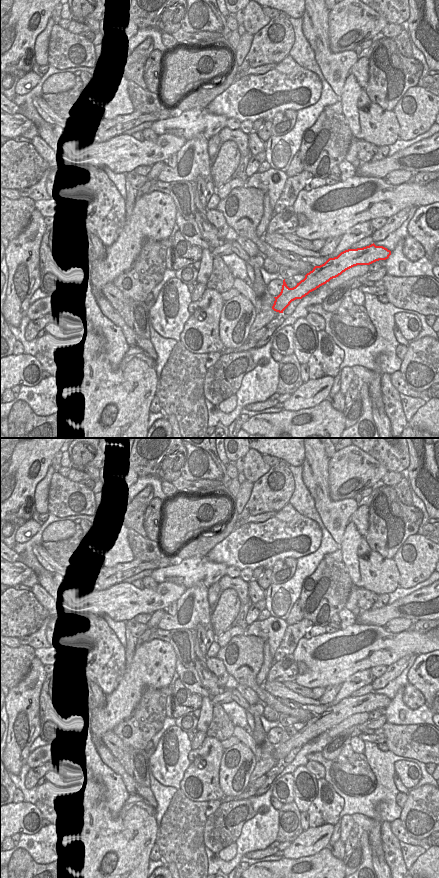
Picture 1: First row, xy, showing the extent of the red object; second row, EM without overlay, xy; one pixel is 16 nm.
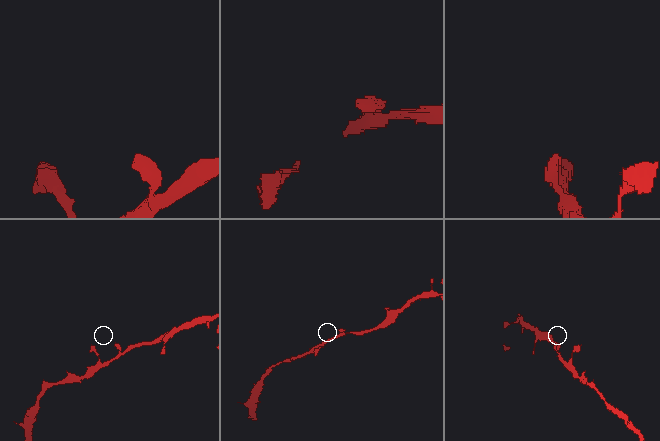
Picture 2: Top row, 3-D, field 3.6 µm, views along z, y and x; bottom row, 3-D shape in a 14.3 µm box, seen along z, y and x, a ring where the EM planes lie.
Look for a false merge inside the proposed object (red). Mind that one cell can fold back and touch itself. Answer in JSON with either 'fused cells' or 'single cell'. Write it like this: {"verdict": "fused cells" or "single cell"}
{"verdict": "single cell"}

